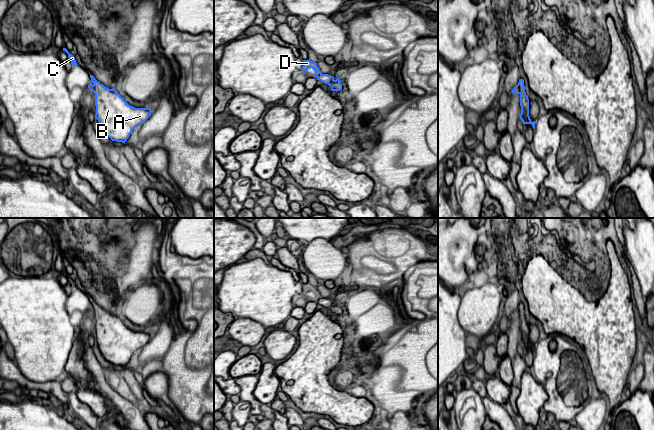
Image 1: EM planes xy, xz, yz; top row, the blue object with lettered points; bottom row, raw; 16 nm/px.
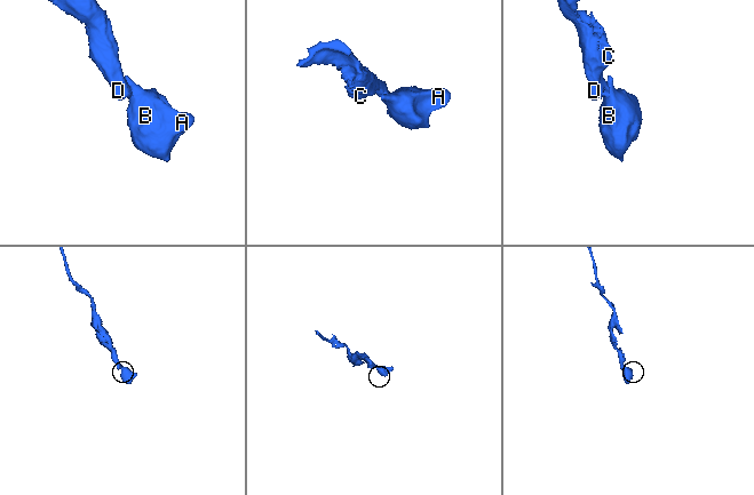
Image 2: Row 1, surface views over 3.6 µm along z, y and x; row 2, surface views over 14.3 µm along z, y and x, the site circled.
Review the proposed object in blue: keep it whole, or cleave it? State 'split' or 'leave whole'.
split

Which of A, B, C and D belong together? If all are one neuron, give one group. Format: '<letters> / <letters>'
A B / C D

